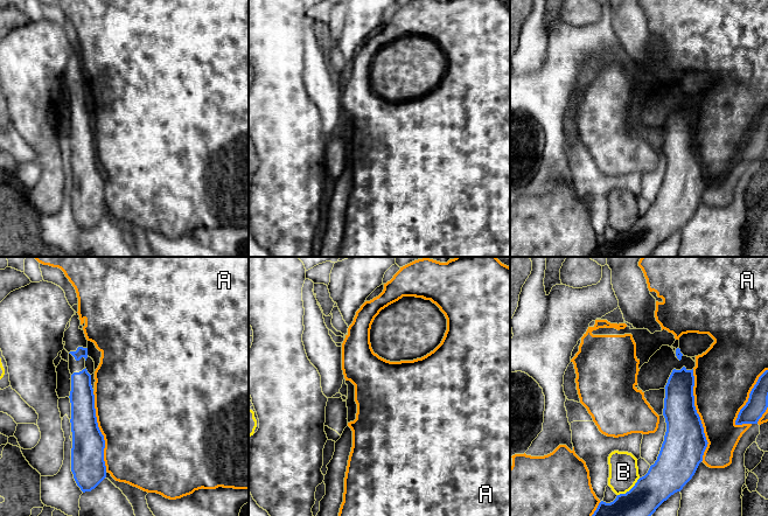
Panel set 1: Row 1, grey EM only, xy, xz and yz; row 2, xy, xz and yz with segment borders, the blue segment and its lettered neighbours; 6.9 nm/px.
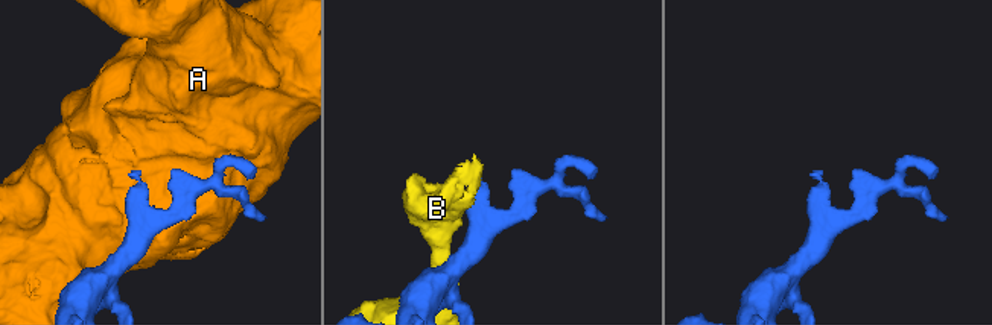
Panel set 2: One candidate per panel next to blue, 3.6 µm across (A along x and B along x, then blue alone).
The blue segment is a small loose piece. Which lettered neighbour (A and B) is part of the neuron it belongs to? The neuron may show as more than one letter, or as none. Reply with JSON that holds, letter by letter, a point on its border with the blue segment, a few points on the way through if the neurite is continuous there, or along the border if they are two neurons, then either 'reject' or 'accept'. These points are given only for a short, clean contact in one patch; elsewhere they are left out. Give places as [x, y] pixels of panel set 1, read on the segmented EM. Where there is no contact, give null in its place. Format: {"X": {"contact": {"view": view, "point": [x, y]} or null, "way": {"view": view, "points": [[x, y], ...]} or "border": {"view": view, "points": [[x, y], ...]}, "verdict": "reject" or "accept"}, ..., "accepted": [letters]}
{"A": {"contact": {"view": "yz", "point": [698, 415]}, "verdict": "reject"}, "B": {"contact": {"view": "yz", "point": [630, 489]}, "verdict": "reject"}, "accepted": []}

